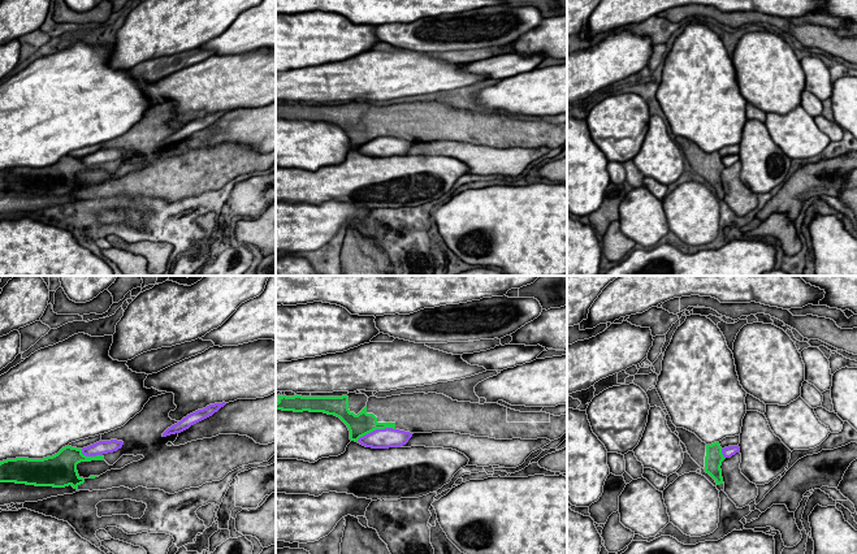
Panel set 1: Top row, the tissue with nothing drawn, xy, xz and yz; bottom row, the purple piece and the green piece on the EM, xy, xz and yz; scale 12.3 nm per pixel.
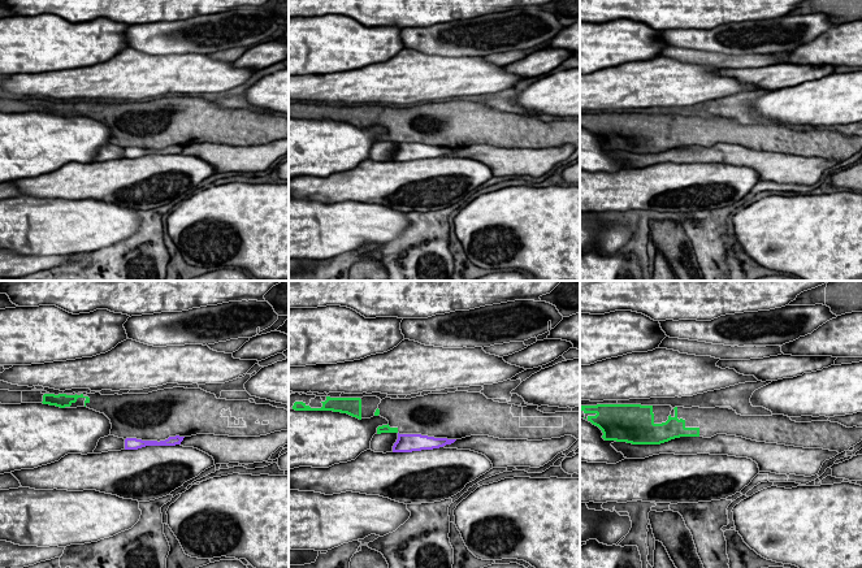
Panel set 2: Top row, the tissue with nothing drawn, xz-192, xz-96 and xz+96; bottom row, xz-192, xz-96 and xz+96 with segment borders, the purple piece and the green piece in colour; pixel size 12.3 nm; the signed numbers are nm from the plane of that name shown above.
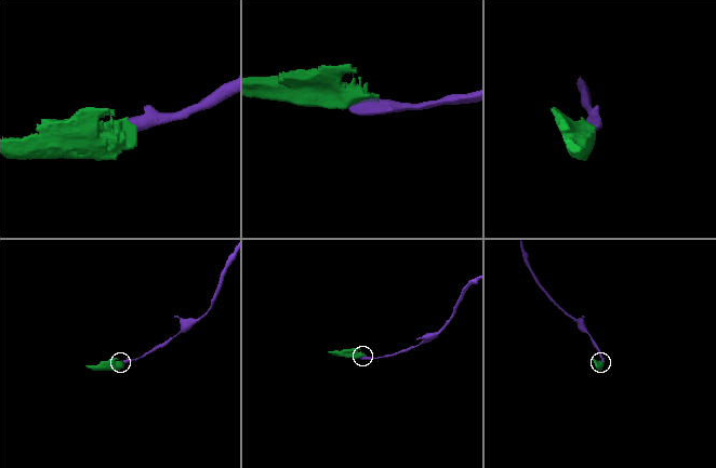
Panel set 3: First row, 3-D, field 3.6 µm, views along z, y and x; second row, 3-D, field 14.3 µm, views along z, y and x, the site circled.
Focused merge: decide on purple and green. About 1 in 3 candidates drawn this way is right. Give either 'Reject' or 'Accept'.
Reject

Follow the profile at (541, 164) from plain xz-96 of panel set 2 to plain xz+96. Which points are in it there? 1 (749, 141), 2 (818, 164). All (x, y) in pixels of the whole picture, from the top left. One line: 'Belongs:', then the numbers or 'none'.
Belongs: 2

